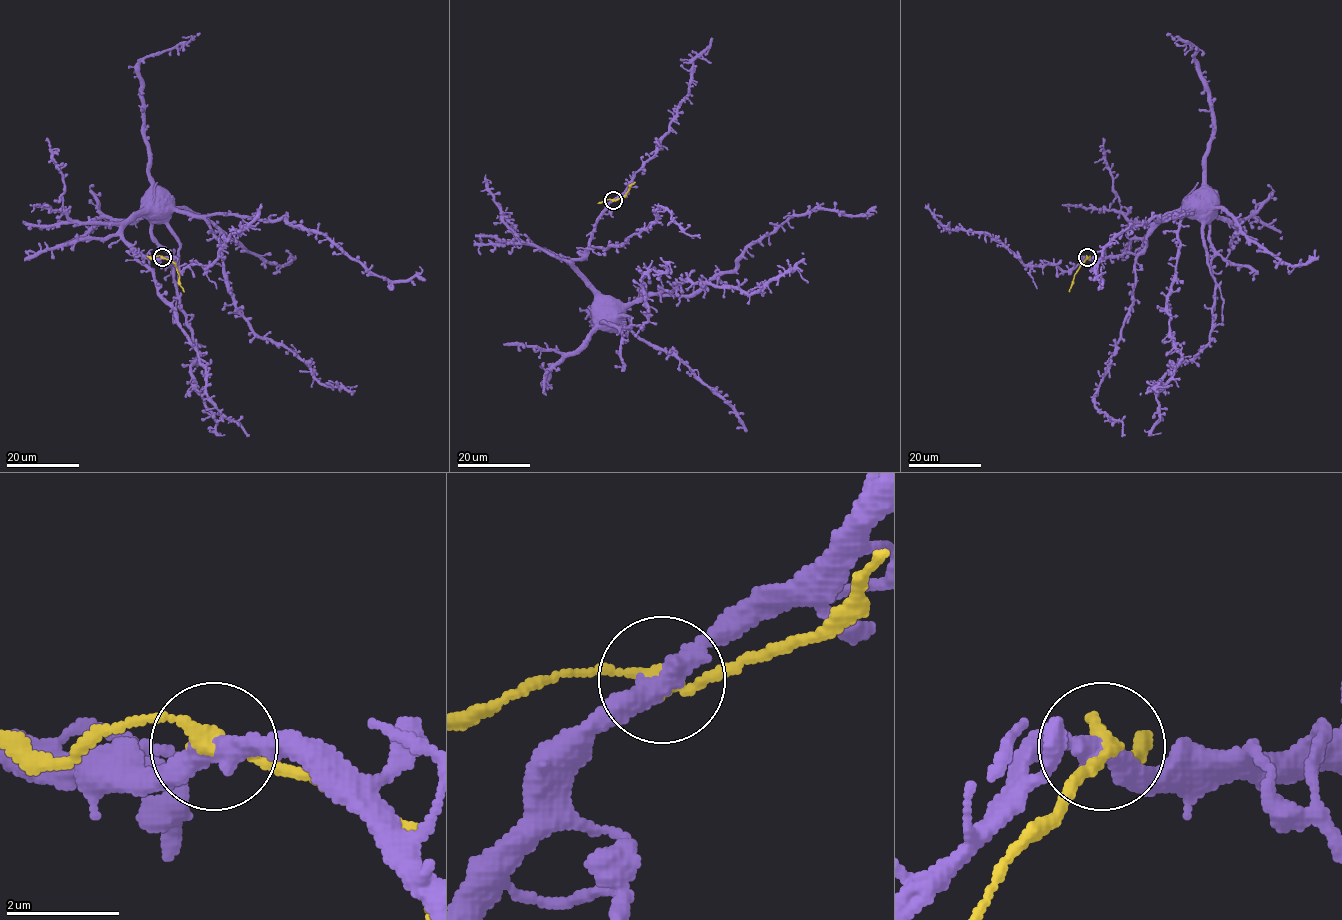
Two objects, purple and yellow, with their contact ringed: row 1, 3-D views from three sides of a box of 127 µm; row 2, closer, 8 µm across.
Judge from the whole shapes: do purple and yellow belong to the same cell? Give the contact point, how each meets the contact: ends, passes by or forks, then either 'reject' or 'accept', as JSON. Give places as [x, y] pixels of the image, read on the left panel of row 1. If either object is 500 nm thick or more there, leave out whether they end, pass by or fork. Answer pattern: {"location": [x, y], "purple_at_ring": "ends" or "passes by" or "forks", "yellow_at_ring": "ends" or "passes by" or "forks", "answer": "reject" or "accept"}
{"location": [162, 257], "purple_at_ring": "passes by", "yellow_at_ring": "passes by", "answer": "reject"}

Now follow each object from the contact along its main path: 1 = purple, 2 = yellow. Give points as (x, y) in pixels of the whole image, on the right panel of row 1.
1: (1086, 257), (1137, 254), (1168, 215), (1191, 211), (1124, 229), (1096, 265), (1102, 280), (1101, 267)
2: (1086, 257), (1074, 276), (1069, 291)

